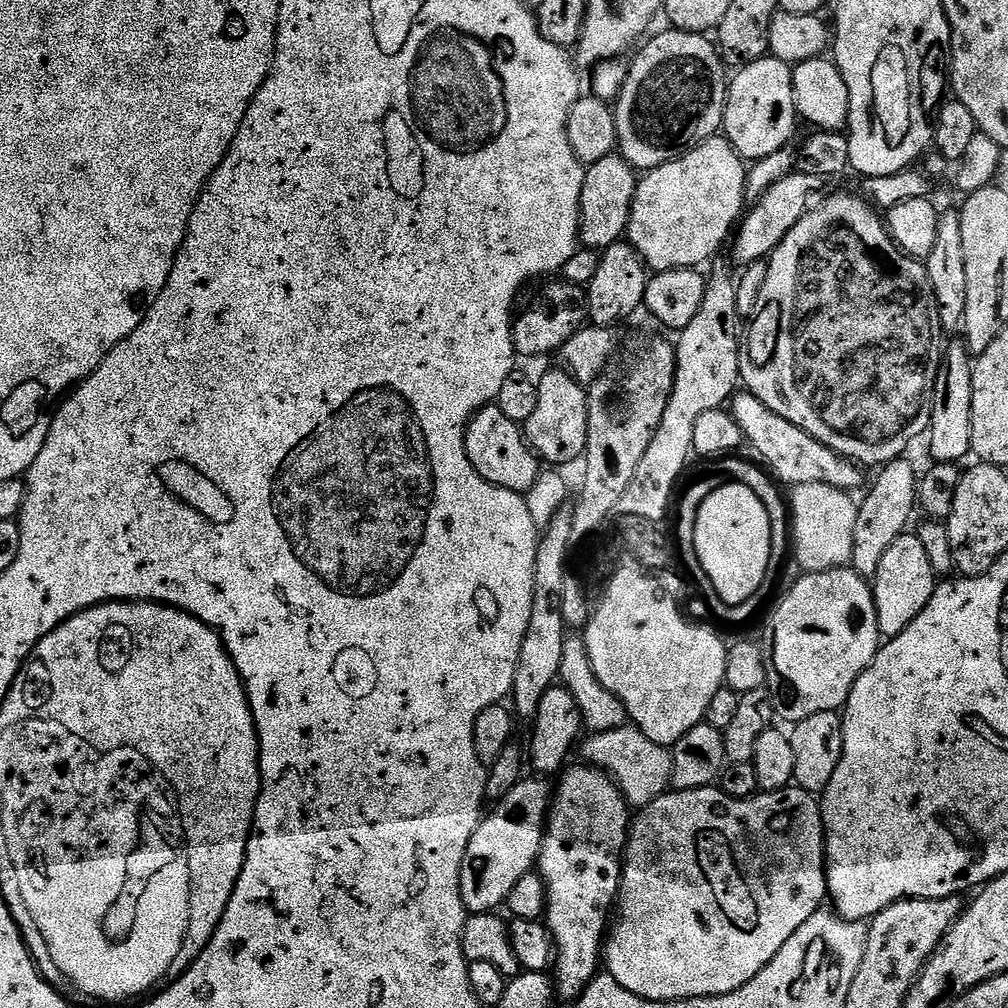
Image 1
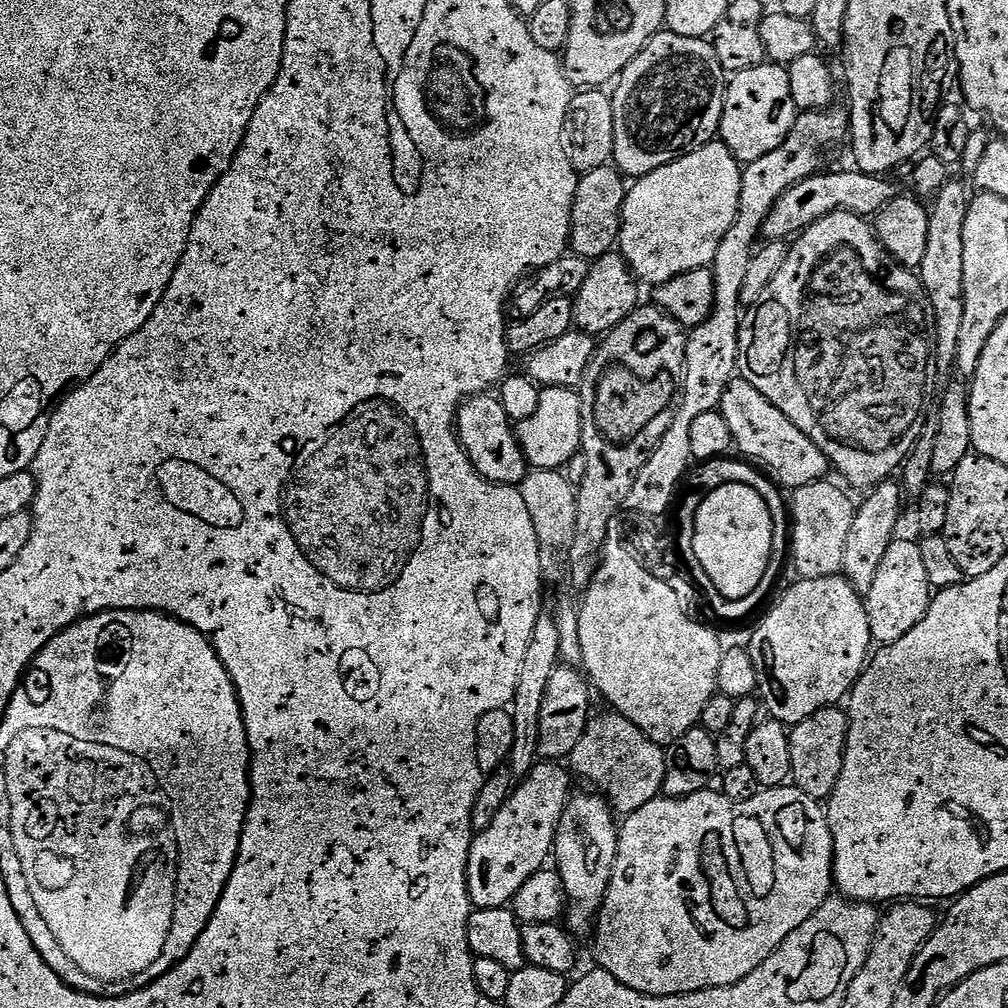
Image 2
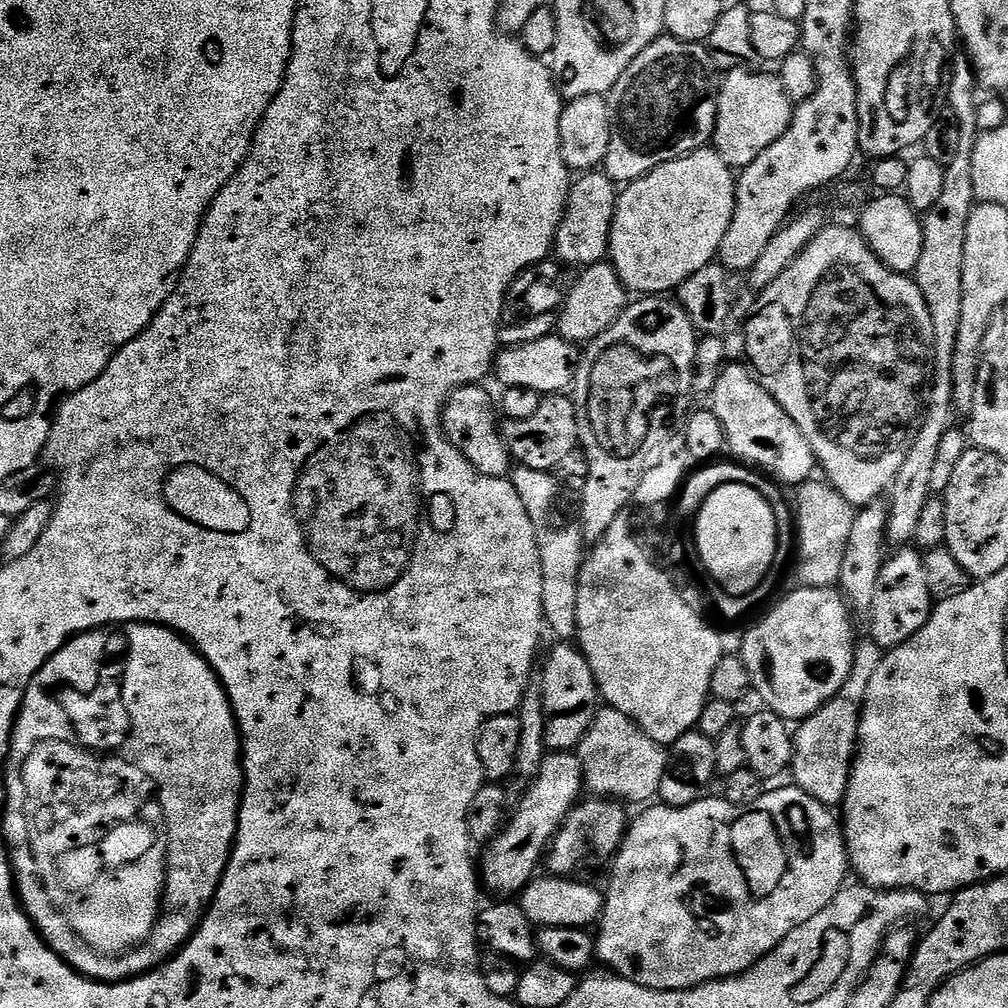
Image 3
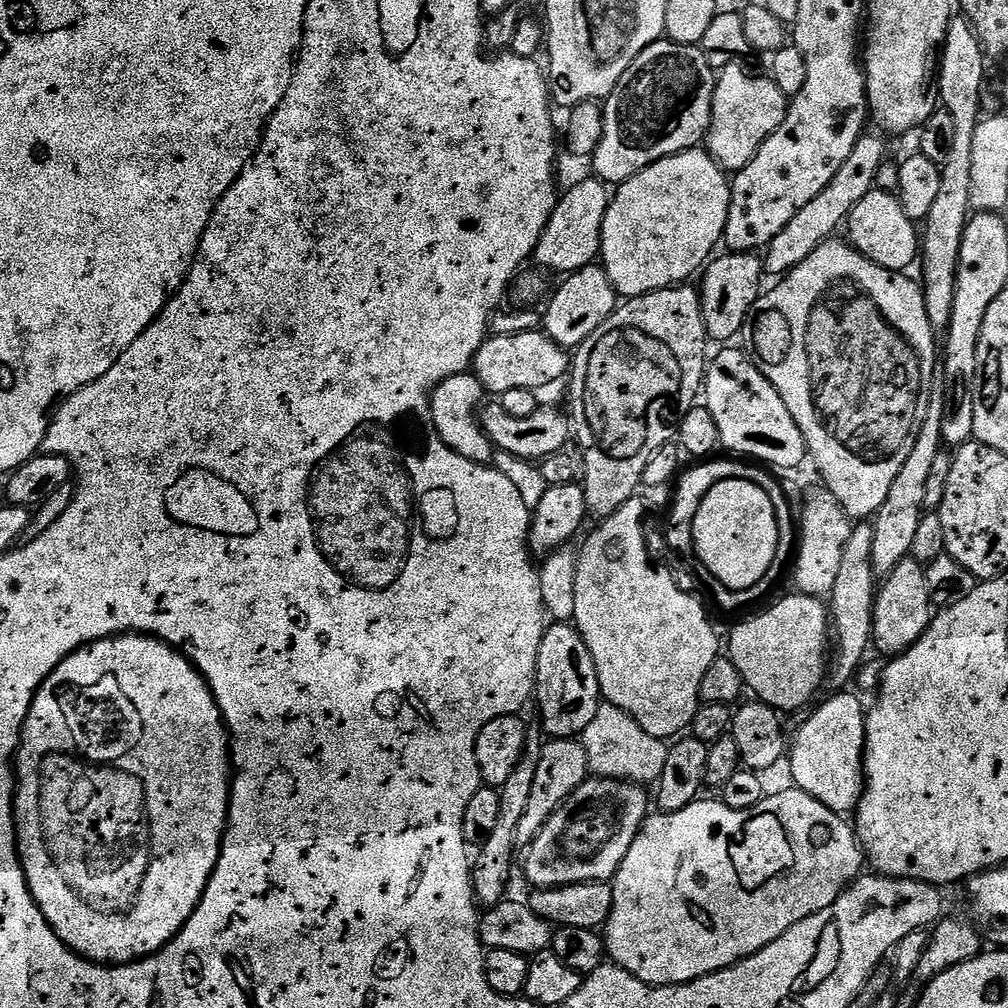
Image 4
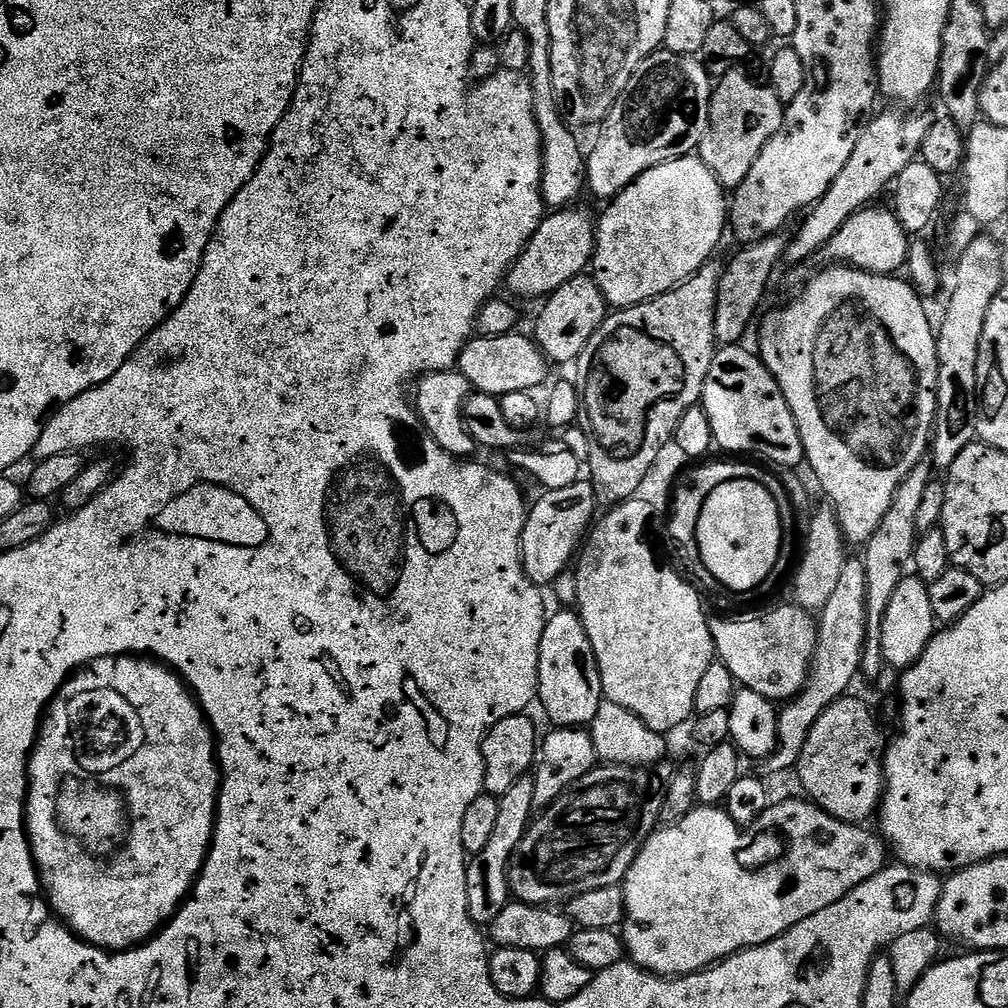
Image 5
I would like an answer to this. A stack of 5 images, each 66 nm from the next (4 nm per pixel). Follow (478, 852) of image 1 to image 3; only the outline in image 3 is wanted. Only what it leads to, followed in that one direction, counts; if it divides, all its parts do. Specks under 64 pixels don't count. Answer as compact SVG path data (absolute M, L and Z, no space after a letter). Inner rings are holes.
M549 751L542 762L538 778L534 778L524 795L519 797L510 819L501 828L491 844L483 849L484 861L479 861L478 876L483 887L492 892L501 892L508 898L518 894L537 875L552 843L552 837L560 830L569 812L581 799L586 785L582 774L582 762L575 751ZM580 791L582 793L580 793ZM516 812L516 813L515 813ZM488 887L488 888L487 888Z

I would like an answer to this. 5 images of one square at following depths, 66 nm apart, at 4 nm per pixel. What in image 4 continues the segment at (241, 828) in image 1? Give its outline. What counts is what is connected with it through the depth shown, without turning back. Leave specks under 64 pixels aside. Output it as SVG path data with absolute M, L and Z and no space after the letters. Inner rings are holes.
M121 634L118 636L108 636L105 640L96 640L93 644L87 644L84 648L77 648L70 655L63 657L60 664L56 667L58 674L68 678L68 680L78 680L78 682L86 682L97 689L101 685L101 681L106 676L112 676L116 680L122 682L121 693L126 698L130 698L134 706L140 709L143 724L146 726L148 736L152 742L156 742L156 750L158 750L158 758L174 758L174 776L182 776L182 798L194 798L194 812L198 816L198 822L210 822L210 850L222 850L224 831L228 829L228 807L230 806L230 798L232 797L232 777L234 769L232 767L232 750L230 747L230 737L228 728L224 725L224 716L220 712L218 702L214 698L214 694L210 690L210 686L204 680L202 673L196 669L196 665L176 648L172 648L164 640L157 640L154 636L145 636L143 634Z

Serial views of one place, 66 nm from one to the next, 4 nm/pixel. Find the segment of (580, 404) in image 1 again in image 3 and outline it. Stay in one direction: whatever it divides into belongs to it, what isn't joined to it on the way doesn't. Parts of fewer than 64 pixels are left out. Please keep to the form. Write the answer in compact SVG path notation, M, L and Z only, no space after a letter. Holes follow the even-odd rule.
M568 394L545 395L531 418L505 419L502 431L508 453L517 465L551 473L563 460L571 458L572 451L577 451L580 431L576 417L576 403Z

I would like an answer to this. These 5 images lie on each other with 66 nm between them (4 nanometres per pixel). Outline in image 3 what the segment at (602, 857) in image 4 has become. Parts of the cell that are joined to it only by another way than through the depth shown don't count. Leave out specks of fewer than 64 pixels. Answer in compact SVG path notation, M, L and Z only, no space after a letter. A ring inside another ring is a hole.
M587 798L569 812L559 832L552 837L552 843L546 853L547 871L554 876L571 877L588 859L592 852L600 856L615 857L616 849L624 841L624 833L628 831L630 816L627 816L625 805L621 801L611 798Z

